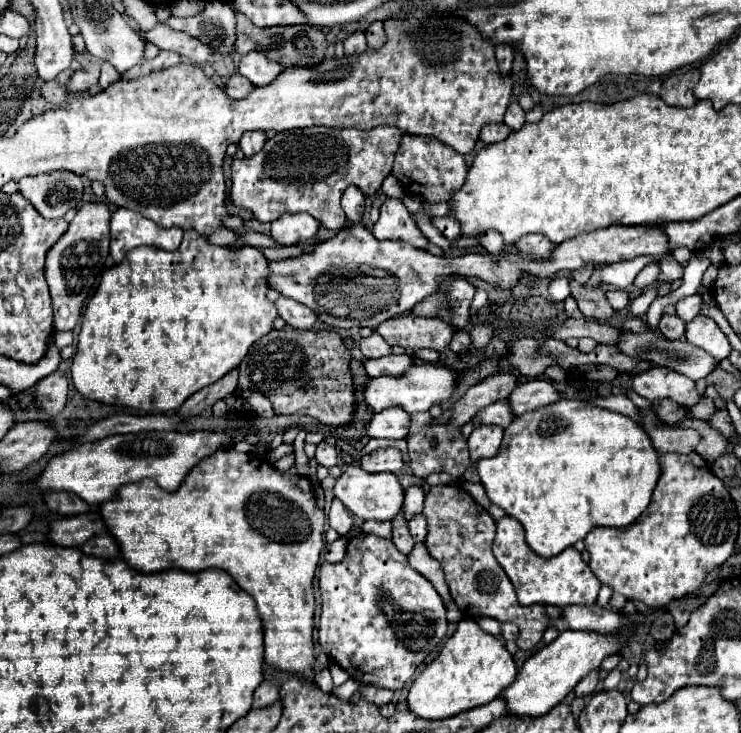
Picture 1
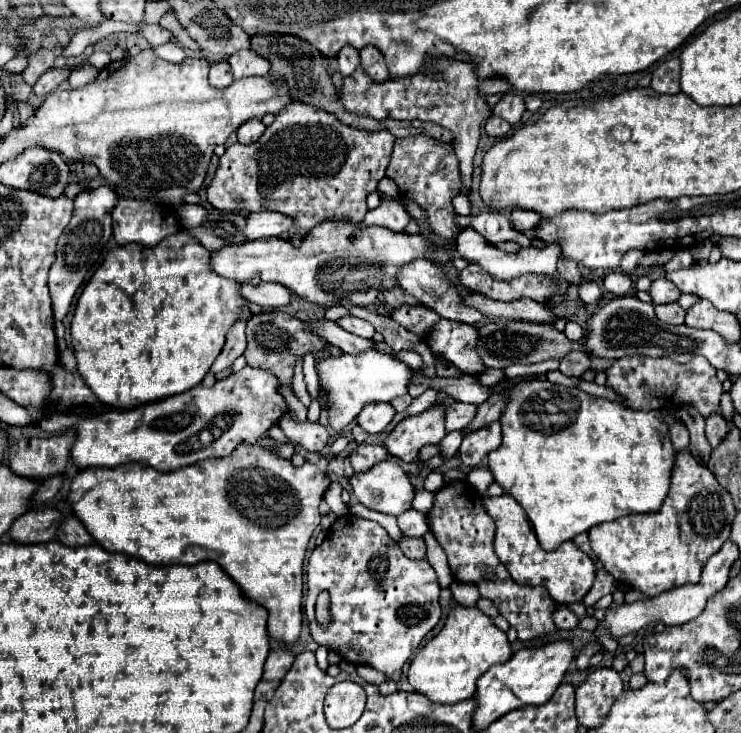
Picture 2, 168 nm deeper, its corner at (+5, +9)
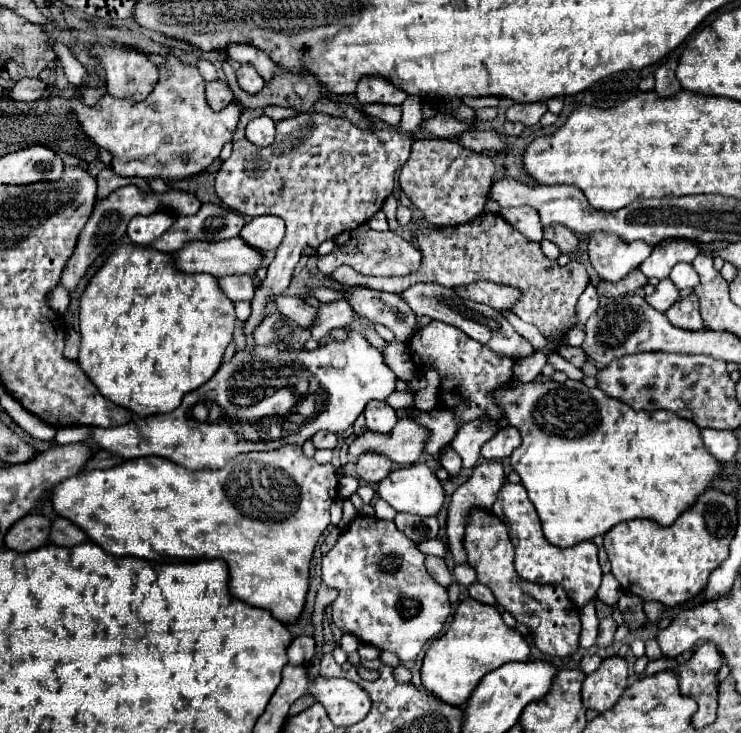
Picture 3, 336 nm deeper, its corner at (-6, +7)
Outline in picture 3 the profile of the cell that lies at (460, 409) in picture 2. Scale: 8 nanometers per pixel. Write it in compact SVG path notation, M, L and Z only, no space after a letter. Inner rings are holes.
M441 409L429 411L429 413L413 411L413 413L409 413L409 417L429 431L429 437L425 443L425 451L429 455L437 455L443 447L447 447L451 443L451 439L455 437L455 431L459 429L451 411L441 411Z

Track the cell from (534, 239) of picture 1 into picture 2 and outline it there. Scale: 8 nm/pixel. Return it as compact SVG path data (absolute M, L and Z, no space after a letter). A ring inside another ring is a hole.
M512 211L512 227L520 233L534 231L536 225L540 223L538 213L528 213L528 211Z

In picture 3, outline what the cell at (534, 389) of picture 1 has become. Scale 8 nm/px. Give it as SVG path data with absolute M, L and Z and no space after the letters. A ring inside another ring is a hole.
M479 419L463 423L449 447L461 457L463 467L475 467L481 457L481 447L495 435L495 423L491 419Z

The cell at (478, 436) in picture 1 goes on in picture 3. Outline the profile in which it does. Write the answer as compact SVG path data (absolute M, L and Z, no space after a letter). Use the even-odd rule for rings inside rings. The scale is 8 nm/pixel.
M505 427L483 445L481 455L485 459L507 459L519 445L521 445L519 431L515 427Z

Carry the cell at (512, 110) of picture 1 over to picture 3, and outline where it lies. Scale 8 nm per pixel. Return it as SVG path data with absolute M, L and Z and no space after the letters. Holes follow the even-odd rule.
M543 101L537 103L515 103L507 109L509 121L519 121L523 125L535 125L547 113L547 105Z

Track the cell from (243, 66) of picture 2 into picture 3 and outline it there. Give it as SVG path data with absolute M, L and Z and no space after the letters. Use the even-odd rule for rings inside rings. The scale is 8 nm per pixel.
M241 65L237 69L237 83L249 95L257 95L263 89L263 85L265 85L263 79L261 79L261 75L251 65Z

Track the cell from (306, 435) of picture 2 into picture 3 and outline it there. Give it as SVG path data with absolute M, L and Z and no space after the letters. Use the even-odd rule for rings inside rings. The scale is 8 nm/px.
M319 431L311 441L313 441L315 449L335 449L335 445L337 445L337 435L327 433L327 431Z

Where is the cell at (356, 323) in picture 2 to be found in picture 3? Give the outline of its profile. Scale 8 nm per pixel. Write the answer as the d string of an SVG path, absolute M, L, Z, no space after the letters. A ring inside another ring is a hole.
M343 299L321 303L317 307L317 319L309 331L315 341L321 341L331 329L353 325L353 317L355 317L355 313L353 313L351 305Z

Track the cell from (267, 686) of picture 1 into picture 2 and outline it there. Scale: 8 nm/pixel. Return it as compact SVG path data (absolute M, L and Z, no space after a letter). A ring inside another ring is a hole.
M290 649L270 651L266 665L264 665L262 681L280 681L282 675L292 667L292 661L294 661L294 655Z

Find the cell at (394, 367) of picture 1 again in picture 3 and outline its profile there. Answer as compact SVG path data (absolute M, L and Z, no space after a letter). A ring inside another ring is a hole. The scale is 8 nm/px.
M277 295L273 299L275 307L279 313L283 313L285 317L297 321L301 327L309 327L311 319L315 319L315 307L309 307L305 301L301 301L299 297L287 297L287 295Z

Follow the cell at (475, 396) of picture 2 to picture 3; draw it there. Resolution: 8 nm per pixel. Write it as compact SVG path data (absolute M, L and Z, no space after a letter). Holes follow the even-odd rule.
M567 379L565 383L555 383L555 381L545 381L545 383L537 383L537 381L531 381L531 383L513 383L513 385L497 391L497 399L499 399L499 405L505 411L505 417L511 419L511 425L519 429L521 439L523 439L521 447L515 449L513 455L511 455L511 467L513 467L513 471L519 473L521 483L525 485L525 489L529 493L529 499L535 505L535 511L537 511L537 515L541 519L543 533L545 533L547 541L553 543L555 547L571 547L571 545L577 545L581 541L589 541L589 539L593 539L597 535L605 535L617 523L631 521L631 519L651 519L651 521L655 521L655 523L659 523L663 527L669 527L669 525L673 525L673 521L683 511L687 511L697 501L697 497L707 487L711 487L713 479L717 479L721 475L723 463L719 459L715 459L709 453L709 449L703 445L699 427L695 427L695 423L691 423L691 421L675 415L673 411L653 411L653 413L635 411L635 409L627 407L625 403L619 403L617 399L607 397L597 387L589 389L581 381L573 381L573 379Z

